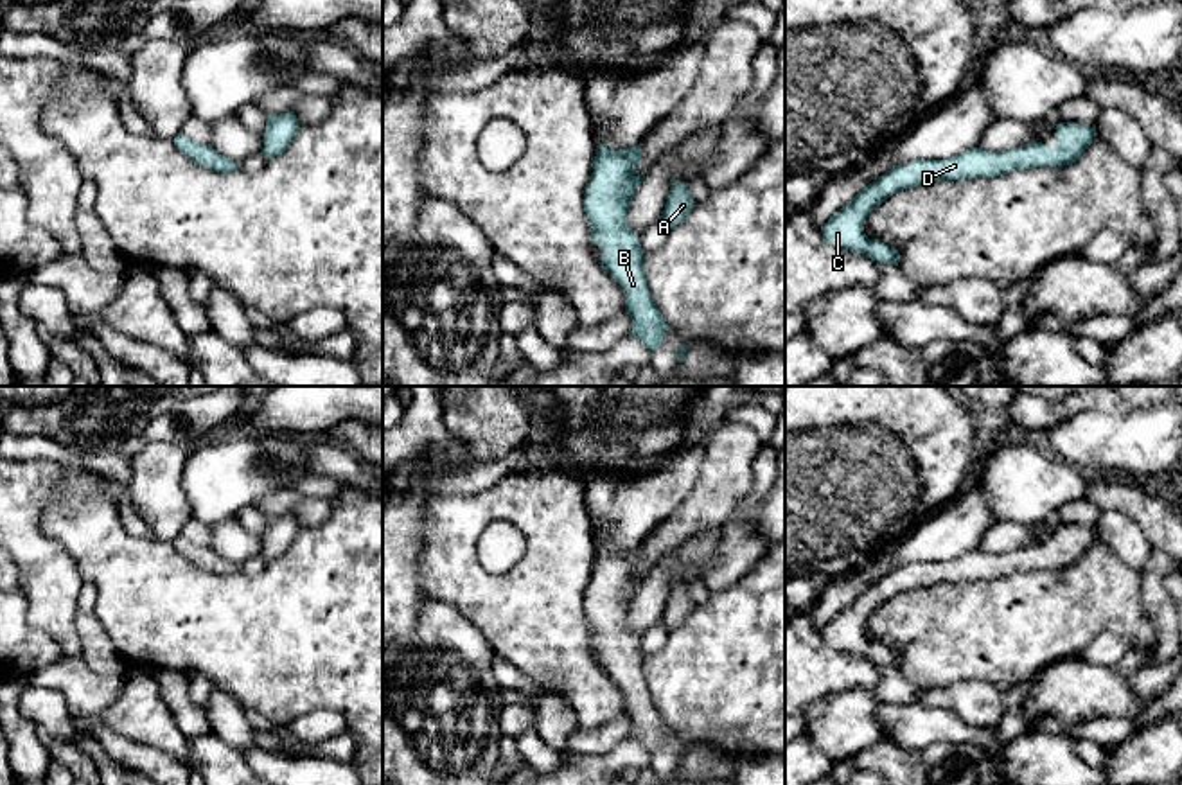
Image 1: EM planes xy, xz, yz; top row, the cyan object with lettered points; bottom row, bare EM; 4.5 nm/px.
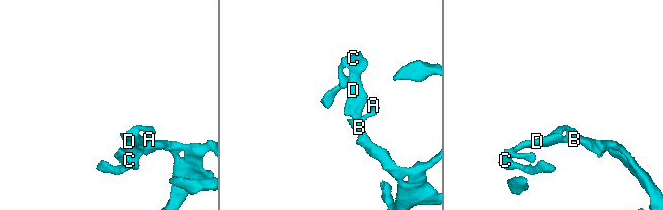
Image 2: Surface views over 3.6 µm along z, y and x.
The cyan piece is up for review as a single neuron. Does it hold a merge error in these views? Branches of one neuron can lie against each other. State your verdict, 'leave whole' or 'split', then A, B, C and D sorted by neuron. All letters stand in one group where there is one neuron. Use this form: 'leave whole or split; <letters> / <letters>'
leave whole; A B C D

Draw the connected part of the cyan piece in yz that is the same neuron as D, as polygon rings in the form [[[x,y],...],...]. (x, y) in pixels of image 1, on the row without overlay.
[[[1076,525],[1056,526],[1056,548],[1042,544],[1026,546],[1008,553],[966,551],[945,562],[913,562],[893,569],[869,586],[846,609],[834,616],[823,629],[823,641],[834,650],[864,656],[877,666],[900,665],[900,656],[864,636],[864,623],[871,613],[898,593],[929,587],[941,582],[997,580],[1011,573],[1072,566],[1098,539],[1096,532]]]

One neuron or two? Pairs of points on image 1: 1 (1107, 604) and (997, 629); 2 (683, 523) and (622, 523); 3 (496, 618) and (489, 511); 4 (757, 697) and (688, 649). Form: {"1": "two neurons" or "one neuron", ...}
{"1": "one neuron", "2": "two neurons", "3": "one neuron", "4": "one neuron"}

